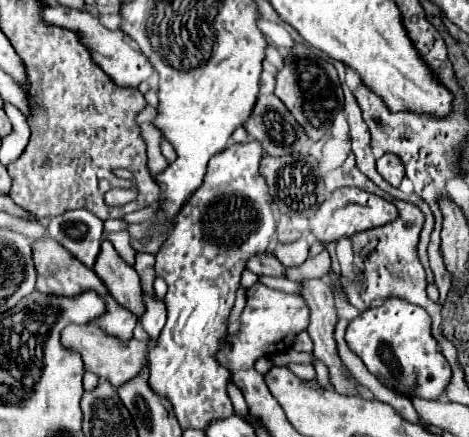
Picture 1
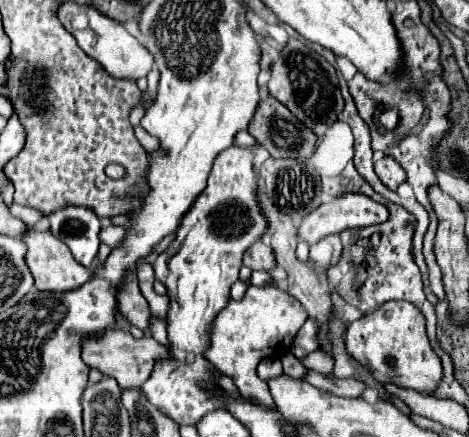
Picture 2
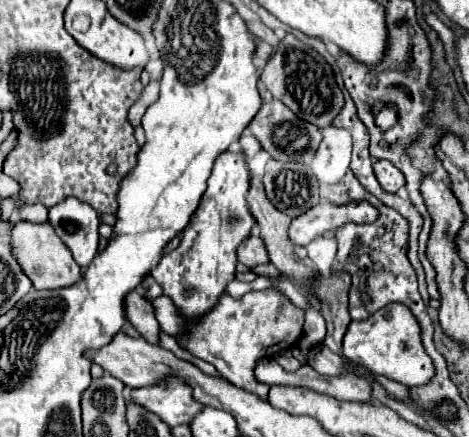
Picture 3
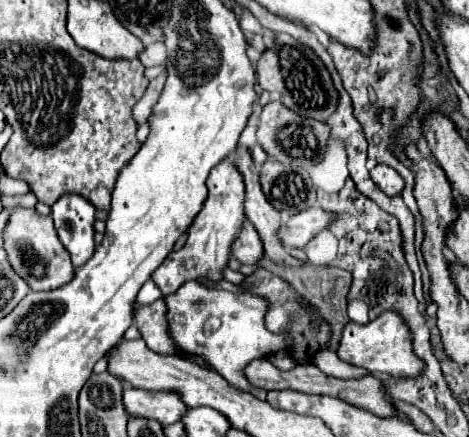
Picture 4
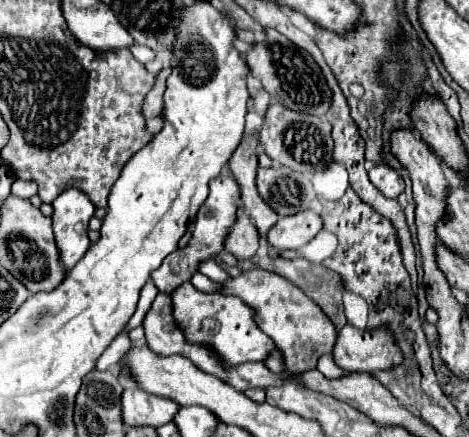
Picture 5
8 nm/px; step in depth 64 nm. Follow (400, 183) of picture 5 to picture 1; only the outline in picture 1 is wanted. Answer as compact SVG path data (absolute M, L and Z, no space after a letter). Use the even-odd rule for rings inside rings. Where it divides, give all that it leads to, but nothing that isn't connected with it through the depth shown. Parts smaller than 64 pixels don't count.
M384 154L376 160L376 168L384 180L388 180L392 186L400 186L404 178L404 164L398 160L396 154Z

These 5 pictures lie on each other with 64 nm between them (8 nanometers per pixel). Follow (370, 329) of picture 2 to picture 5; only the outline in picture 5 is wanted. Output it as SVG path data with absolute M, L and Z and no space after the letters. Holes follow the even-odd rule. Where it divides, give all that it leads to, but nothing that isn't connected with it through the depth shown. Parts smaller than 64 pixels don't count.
M346 324L338 332L332 354L334 354L336 364L348 372L378 372L378 370L390 370L394 366L404 364L404 354L400 352L396 336L392 334L392 330L388 326L374 328L374 330L356 330L354 326Z

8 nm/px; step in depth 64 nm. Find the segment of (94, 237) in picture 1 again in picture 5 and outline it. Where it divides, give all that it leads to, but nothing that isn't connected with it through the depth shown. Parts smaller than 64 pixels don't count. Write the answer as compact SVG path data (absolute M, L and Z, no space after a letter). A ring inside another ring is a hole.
M76 188L62 192L54 202L54 234L60 248L60 260L66 268L74 268L92 246L88 238L88 222L94 216L94 204Z

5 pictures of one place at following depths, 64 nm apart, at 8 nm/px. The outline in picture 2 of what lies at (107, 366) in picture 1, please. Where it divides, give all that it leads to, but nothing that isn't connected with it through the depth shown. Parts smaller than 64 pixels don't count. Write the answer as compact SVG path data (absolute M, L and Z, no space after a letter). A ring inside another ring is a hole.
M108 328L100 336L82 340L82 356L90 368L96 368L104 376L114 378L120 388L136 388L136 386L142 386L144 380L150 376L152 364L156 362L156 358L166 356L166 348L162 344L158 344L152 336L144 336L144 338L136 340L136 338L132 338L130 332L122 332L118 328Z

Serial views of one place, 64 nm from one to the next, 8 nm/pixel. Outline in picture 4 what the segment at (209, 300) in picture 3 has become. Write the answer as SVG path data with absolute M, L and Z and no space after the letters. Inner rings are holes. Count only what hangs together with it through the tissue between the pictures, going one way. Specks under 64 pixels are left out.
M224 158L224 162L216 164L206 180L208 184L208 198L202 206L202 210L196 214L192 226L188 228L188 240L186 244L174 252L168 254L164 264L156 268L152 274L152 280L162 290L164 296L174 294L184 282L188 280L210 280L220 282L224 280L224 268L230 262L230 248L242 230L246 222L244 214L244 176L236 168L236 164L230 158Z

